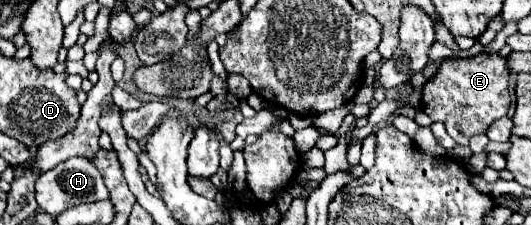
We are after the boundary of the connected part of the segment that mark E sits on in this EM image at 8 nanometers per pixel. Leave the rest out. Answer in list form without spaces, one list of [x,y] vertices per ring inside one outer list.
[[[477,53],[465,59],[445,59],[437,73],[423,85],[421,111],[425,111],[433,121],[445,123],[447,133],[459,145],[469,145],[473,135],[485,133],[495,119],[507,115],[511,105],[509,75],[511,71],[507,71],[507,59],[499,53]]]

